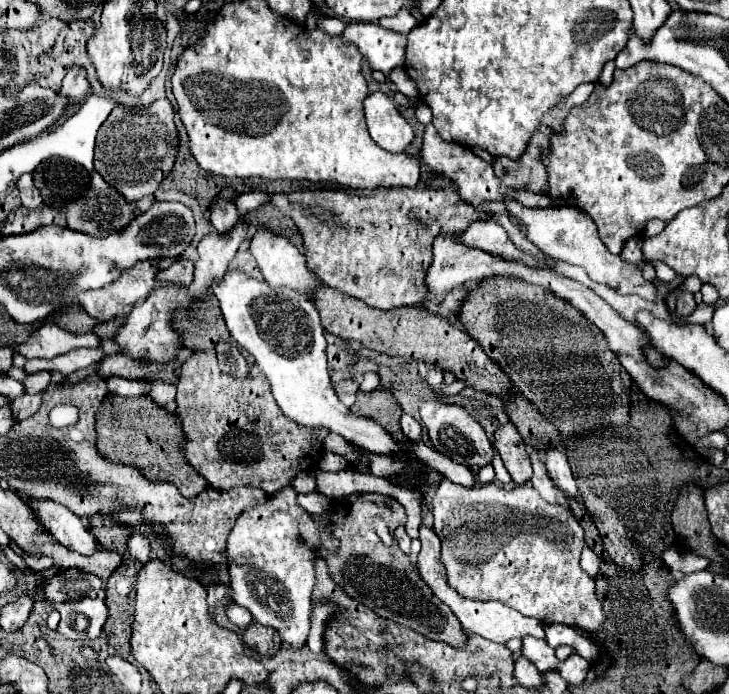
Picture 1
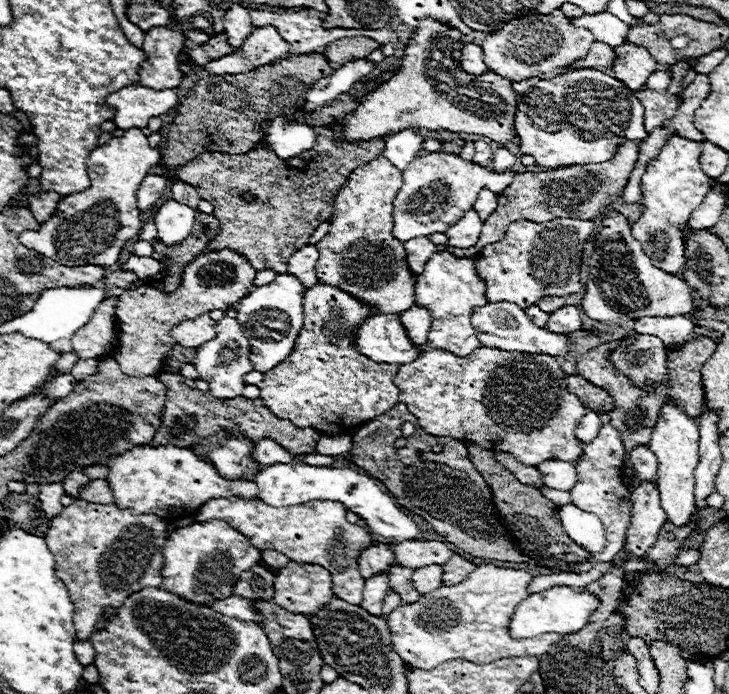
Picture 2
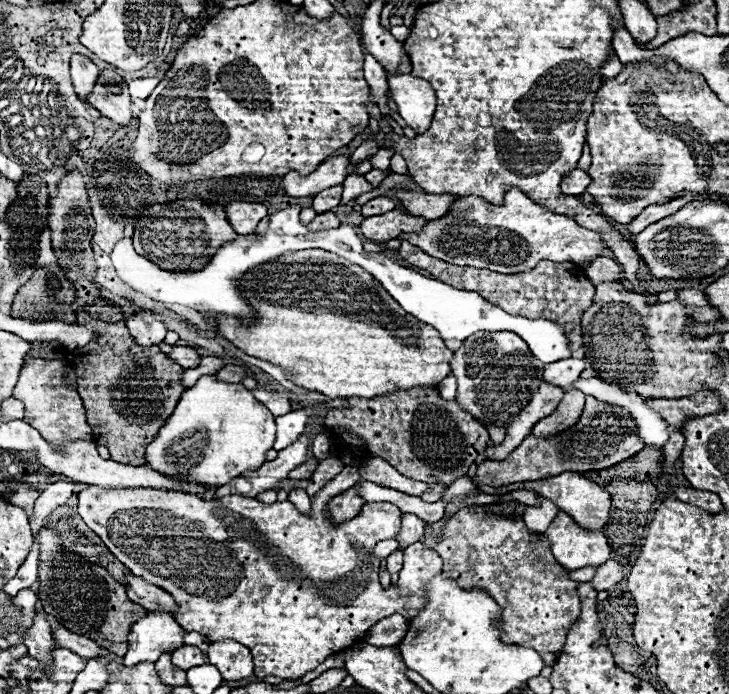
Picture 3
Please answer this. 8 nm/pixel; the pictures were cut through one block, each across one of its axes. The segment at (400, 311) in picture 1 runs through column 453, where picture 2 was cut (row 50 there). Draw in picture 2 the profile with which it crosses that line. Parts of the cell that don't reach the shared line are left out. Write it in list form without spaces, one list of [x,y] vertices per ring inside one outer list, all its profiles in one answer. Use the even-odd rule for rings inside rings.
[[[364,36],[342,38],[342,40],[336,40],[330,46],[326,46],[324,56],[328,62],[346,64],[356,58],[366,58],[374,48],[378,48],[378,42],[374,42],[372,38],[364,38]]]

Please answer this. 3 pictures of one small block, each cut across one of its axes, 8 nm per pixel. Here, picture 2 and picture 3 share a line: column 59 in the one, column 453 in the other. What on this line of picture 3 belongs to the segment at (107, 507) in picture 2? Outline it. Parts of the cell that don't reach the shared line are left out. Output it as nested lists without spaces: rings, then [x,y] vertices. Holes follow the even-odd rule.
[[[466,506],[446,522],[428,524],[424,532],[424,542],[426,546],[434,548],[444,560],[444,574],[448,578],[458,580],[462,588],[482,588],[496,602],[500,602],[502,608],[500,628],[504,630],[502,640],[506,644],[520,644],[520,646],[534,648],[546,664],[554,664],[560,658],[562,646],[566,642],[566,634],[580,614],[580,598],[576,592],[578,582],[570,580],[568,570],[564,570],[552,558],[550,544],[546,542],[544,534],[534,534],[526,530],[520,518],[500,518],[486,512],[482,506]],[[434,534],[440,534],[442,538],[436,540]],[[462,574],[472,574],[472,576],[462,576]]]

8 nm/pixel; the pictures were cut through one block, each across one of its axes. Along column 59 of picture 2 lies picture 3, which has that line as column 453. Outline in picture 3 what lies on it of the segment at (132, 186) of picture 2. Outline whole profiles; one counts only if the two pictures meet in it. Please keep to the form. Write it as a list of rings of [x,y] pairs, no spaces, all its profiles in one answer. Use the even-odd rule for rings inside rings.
[[[518,188],[508,190],[502,206],[494,206],[478,196],[458,198],[446,216],[440,220],[430,220],[418,234],[400,234],[396,240],[388,242],[388,248],[398,248],[402,240],[408,240],[434,258],[458,266],[488,268],[502,274],[532,270],[540,260],[574,264],[594,262],[608,250],[600,232],[582,228],[572,216],[544,212],[526,194],[518,192]]]

